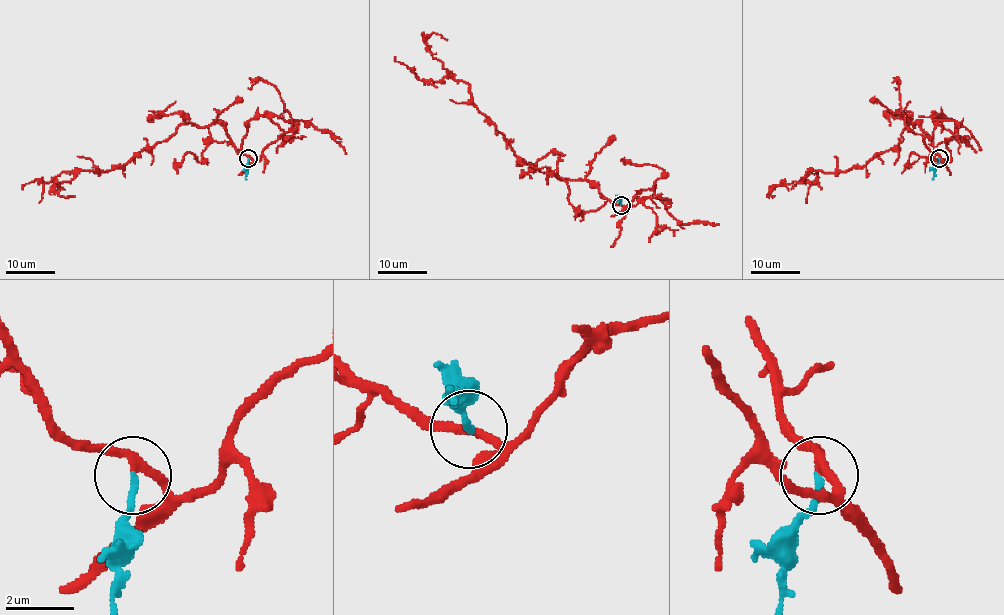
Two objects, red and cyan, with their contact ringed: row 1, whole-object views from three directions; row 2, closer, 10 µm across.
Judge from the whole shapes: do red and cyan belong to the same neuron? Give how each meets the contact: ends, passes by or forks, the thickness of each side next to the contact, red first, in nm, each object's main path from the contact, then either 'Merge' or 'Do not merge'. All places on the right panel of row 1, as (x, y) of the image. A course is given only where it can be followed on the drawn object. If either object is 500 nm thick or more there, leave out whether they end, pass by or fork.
At the ring red passes by. At the ring cyan ends. Thickness 240 nm (red) against 190 nm. Course of red: (939, 159), (911, 123), (899, 145), (863, 166), (812, 171), (801, 182), (780, 183), (767, 195), (775, 195). Course of cyan: (939, 159), (932, 179). Merge

